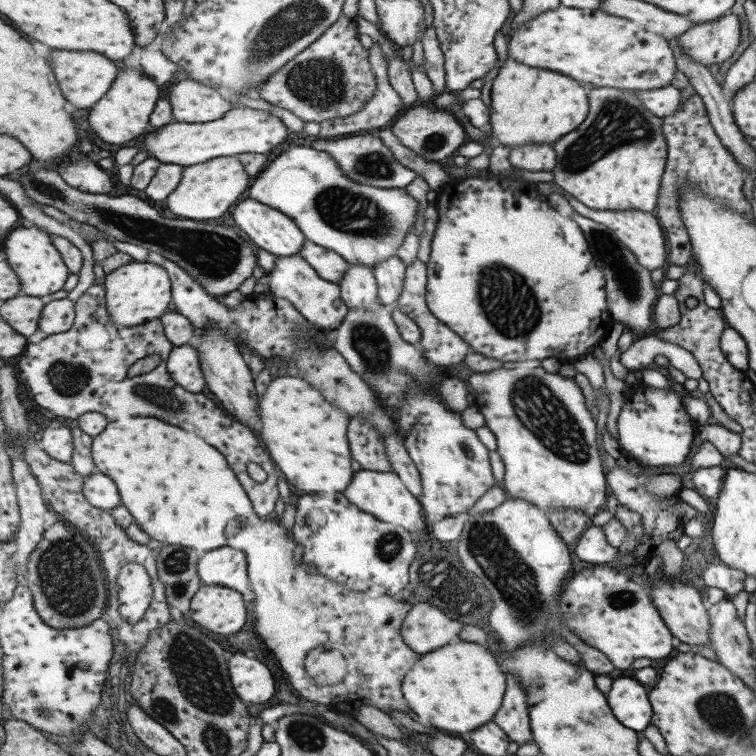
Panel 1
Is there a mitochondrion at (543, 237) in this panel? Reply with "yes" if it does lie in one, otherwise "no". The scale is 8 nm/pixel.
no

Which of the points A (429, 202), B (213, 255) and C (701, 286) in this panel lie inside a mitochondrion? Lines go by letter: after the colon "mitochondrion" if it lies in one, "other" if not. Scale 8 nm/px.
A: other
B: mitochondrion
C: other

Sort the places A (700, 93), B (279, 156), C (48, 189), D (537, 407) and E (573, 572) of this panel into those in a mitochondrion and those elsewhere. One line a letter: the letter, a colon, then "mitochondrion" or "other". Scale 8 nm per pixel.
A: other
B: other
C: mitochondrion
D: mitochondrion
E: other

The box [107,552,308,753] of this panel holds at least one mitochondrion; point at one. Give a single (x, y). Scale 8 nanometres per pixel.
(162, 708)

